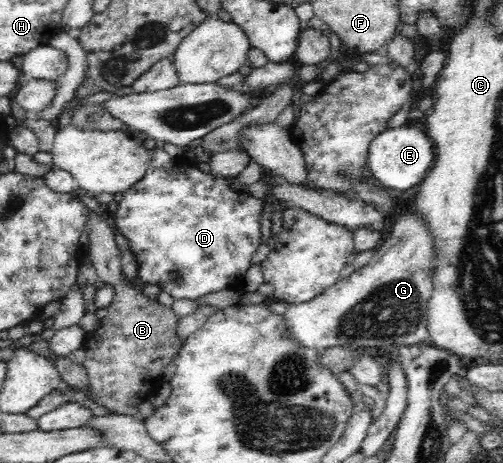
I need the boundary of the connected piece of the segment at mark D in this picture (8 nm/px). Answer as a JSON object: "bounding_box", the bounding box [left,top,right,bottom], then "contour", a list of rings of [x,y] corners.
{"bounding_box":[114,147,267,300],"contour":[[[154,147],[148,151],[148,171],[133,187],[129,187],[121,193],[114,194],[114,200],[117,201],[117,211],[115,211],[115,227],[117,227],[117,233],[121,233],[127,238],[129,242],[130,252],[136,258],[138,263],[138,276],[141,278],[141,283],[145,285],[159,285],[160,291],[169,293],[174,300],[189,299],[197,300],[200,297],[207,295],[208,293],[215,293],[215,291],[221,291],[221,289],[238,287],[245,276],[245,272],[251,267],[251,257],[257,247],[261,245],[261,213],[262,209],[267,203],[267,197],[255,198],[249,193],[242,193],[231,187],[227,180],[223,176],[217,176],[215,174],[205,174],[201,172],[196,165],[189,164],[179,165],[173,159],[171,155],[168,155],[163,148]]]}

